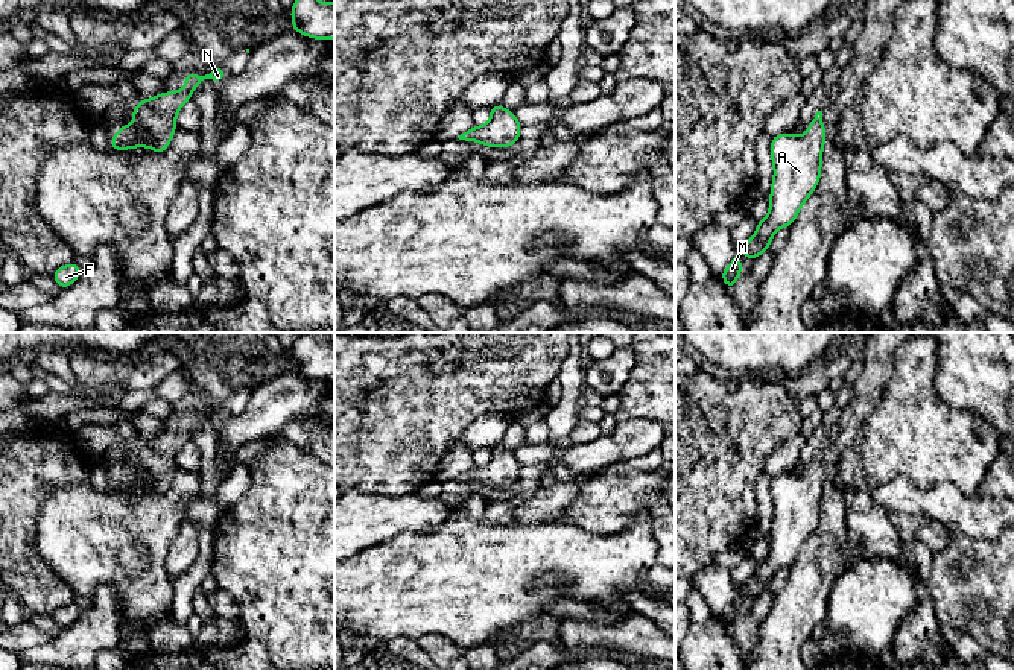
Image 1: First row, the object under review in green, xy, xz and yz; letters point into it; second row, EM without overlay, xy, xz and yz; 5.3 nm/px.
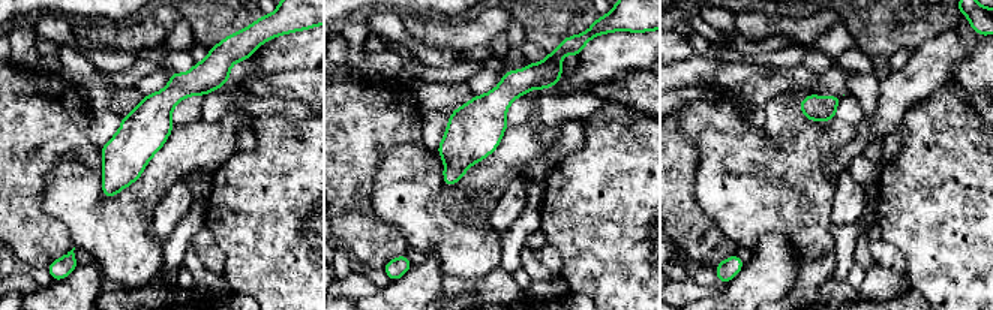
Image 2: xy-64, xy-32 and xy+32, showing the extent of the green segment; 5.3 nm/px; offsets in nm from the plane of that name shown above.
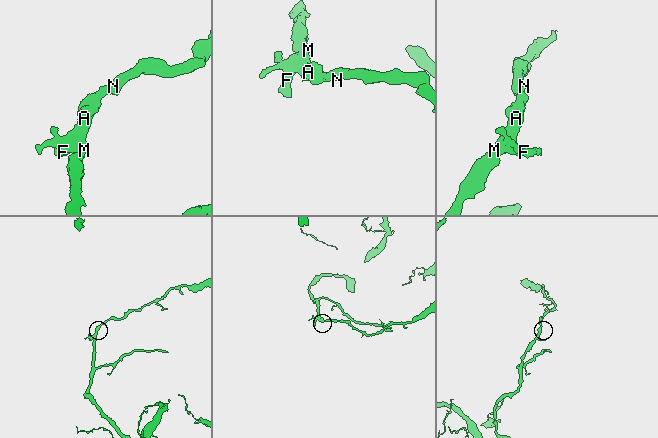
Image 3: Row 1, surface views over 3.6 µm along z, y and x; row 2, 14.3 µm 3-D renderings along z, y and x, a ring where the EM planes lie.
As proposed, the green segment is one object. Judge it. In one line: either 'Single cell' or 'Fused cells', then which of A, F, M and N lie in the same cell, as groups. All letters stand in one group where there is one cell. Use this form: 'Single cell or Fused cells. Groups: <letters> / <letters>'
Single cell. Groups: A F M N

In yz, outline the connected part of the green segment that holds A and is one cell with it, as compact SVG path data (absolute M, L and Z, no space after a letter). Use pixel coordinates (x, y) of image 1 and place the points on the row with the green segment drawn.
M818 111L804 135L777 134L771 141L774 181L769 213L757 222L756 234L739 249L754 260L769 249L778 228L789 228L821 178L825 128Z

